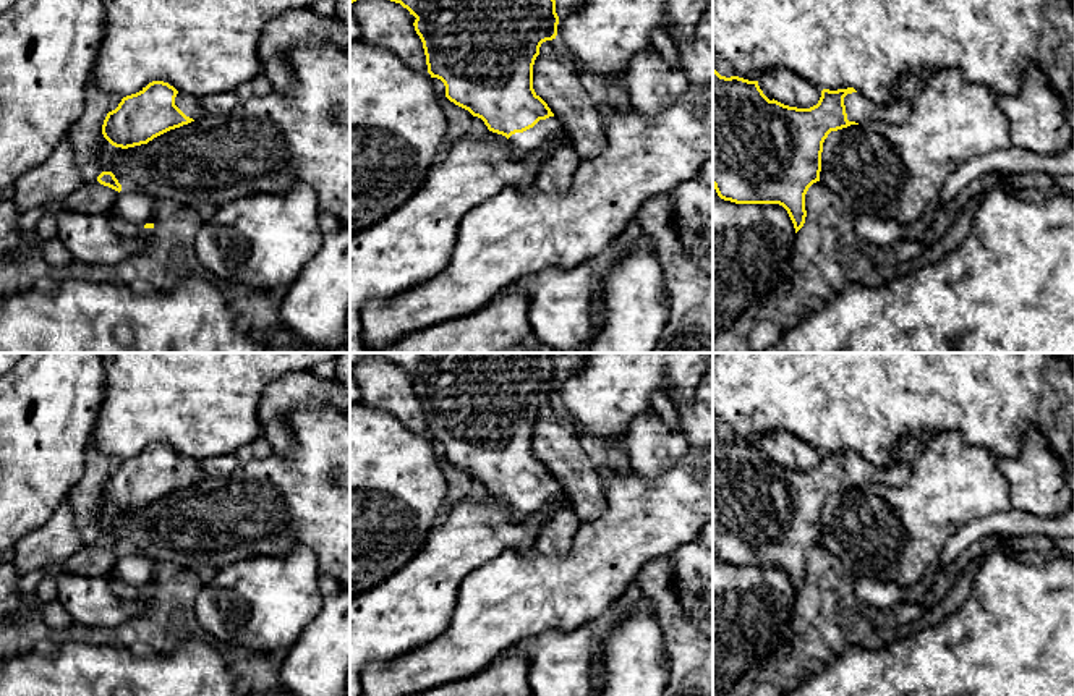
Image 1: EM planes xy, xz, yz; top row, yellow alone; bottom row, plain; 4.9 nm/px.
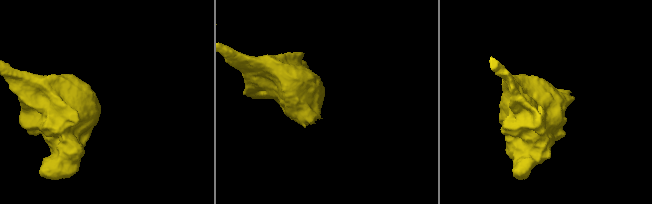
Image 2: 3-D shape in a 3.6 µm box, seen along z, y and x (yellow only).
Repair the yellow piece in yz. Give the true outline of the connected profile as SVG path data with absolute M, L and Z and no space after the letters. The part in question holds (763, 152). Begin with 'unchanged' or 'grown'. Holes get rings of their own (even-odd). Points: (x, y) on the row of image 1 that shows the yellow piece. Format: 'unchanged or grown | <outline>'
grown | M713 70L713 186L718 196L735 204L779 204L795 228L803 227L805 194L820 181L823 142L831 131L872 120L902 123L922 92L925 79L917 71L906 73L894 87L894 99L880 105L854 87L823 89L816 105L797 108L769 100L758 86L739 76L721 76Z

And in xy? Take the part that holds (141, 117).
grown | M152 81L107 113L102 134L112 146L128 149L201 117L204 112L198 97L181 94L168 83Z

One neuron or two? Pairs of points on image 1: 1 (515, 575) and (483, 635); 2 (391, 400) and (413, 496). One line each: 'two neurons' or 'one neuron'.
1: one neuron
2: two neurons

